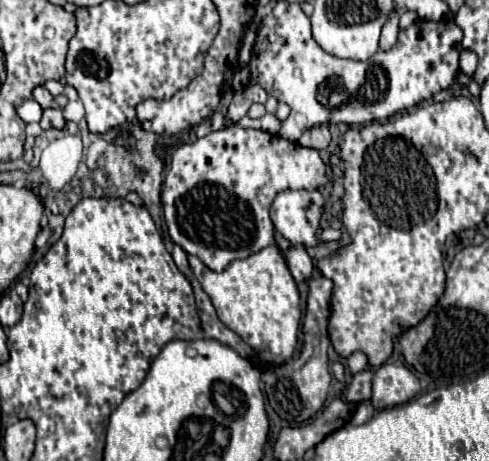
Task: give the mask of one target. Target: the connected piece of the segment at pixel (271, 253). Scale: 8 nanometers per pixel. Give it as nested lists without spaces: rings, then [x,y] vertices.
[[[270,245],[246,259],[236,259],[222,273],[208,269],[194,255],[188,255],[188,263],[220,321],[252,345],[258,363],[276,367],[294,355],[302,317],[300,293],[278,245]]]

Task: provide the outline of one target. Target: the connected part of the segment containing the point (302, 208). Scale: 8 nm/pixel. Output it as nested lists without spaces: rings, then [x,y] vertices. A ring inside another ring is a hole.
[[[282,191],[272,203],[270,217],[292,245],[316,247],[316,229],[322,217],[324,197],[320,191]]]

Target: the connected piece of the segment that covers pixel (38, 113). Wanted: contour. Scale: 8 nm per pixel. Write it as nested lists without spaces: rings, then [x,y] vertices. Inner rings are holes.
[[[28,99],[20,105],[18,109],[18,115],[24,123],[38,123],[40,117],[42,117],[42,107],[34,101],[34,99]]]

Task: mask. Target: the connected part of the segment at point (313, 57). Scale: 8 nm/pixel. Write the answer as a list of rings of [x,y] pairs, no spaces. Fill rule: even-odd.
[[[278,1],[270,15],[266,15],[258,25],[258,35],[254,43],[254,59],[250,59],[250,79],[248,85],[262,85],[268,95],[274,95],[278,101],[290,105],[290,117],[282,123],[278,135],[288,141],[298,141],[300,135],[322,123],[346,123],[346,125],[364,125],[374,119],[386,119],[398,111],[412,109],[414,105],[432,99],[442,89],[448,89],[456,75],[460,73],[460,51],[462,51],[462,31],[454,21],[416,21],[412,27],[400,31],[396,45],[390,51],[378,51],[366,61],[338,59],[326,53],[312,37],[310,19],[298,3]]]

